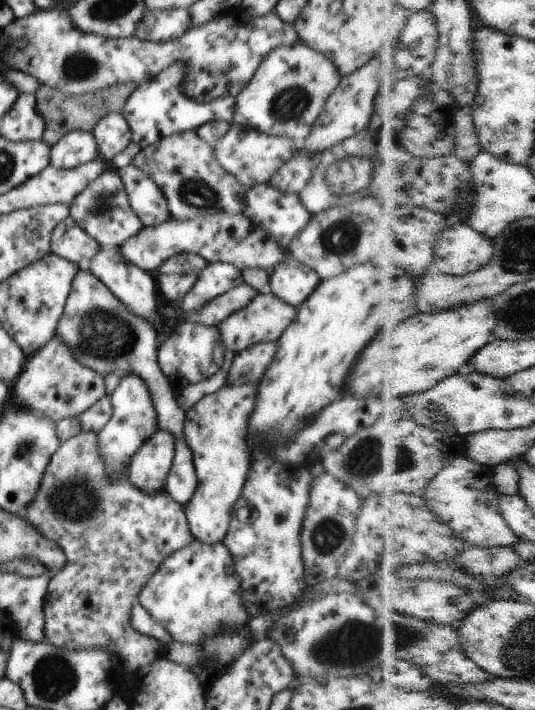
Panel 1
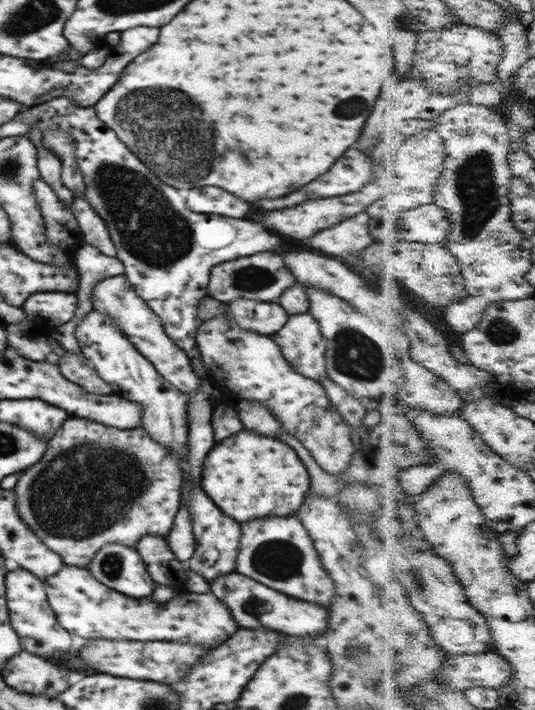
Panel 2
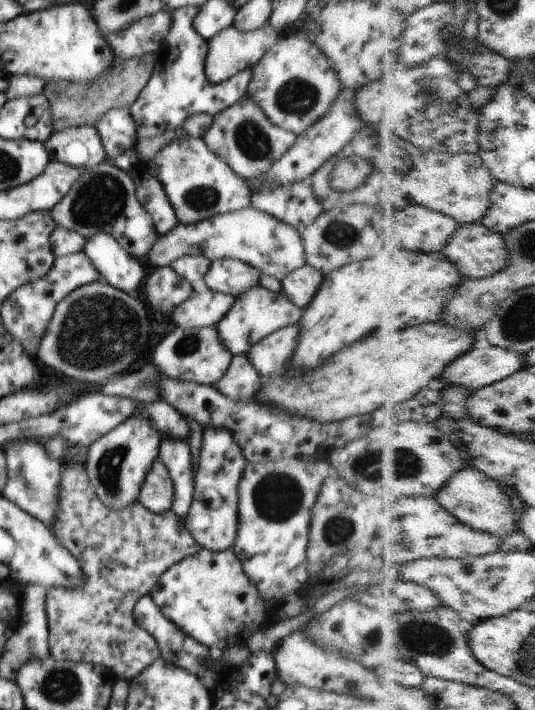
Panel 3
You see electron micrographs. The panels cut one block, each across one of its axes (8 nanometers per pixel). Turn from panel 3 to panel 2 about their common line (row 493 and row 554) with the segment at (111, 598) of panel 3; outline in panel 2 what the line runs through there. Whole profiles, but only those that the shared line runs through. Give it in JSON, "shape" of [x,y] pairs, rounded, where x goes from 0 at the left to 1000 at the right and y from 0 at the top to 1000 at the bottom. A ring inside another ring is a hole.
{"shape":[[[131,586],[131,592],[121,592],[120,597],[105,606],[105,611],[92,618],[90,631],[82,642],[64,656],[56,656],[41,663],[30,685],[24,687],[30,694],[30,720],[37,731],[62,746],[62,749],[86,766],[93,776],[105,777],[123,797],[163,799],[183,779],[185,772],[198,766],[232,766],[234,769],[252,772],[254,766],[265,759],[265,755],[299,755],[310,758],[318,745],[325,739],[325,731],[338,711],[340,694],[340,651],[333,648],[333,641],[321,638],[310,627],[295,624],[277,613],[269,601],[228,606],[224,603],[204,601],[194,597],[172,594],[157,589]]]}

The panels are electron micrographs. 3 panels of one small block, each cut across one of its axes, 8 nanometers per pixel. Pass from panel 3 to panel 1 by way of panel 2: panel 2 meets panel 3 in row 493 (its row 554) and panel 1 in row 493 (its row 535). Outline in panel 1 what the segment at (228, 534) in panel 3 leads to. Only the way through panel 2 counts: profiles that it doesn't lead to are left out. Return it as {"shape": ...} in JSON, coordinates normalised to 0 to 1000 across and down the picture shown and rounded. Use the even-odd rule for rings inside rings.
{"shape":[[[479,541],[419,544],[407,552],[381,558],[370,569],[348,580],[344,620],[363,639],[368,685],[359,703],[346,711],[346,730],[355,751],[370,762],[402,766],[422,755],[437,707],[449,701],[467,642],[460,631],[460,594],[467,577],[475,577]]]}

